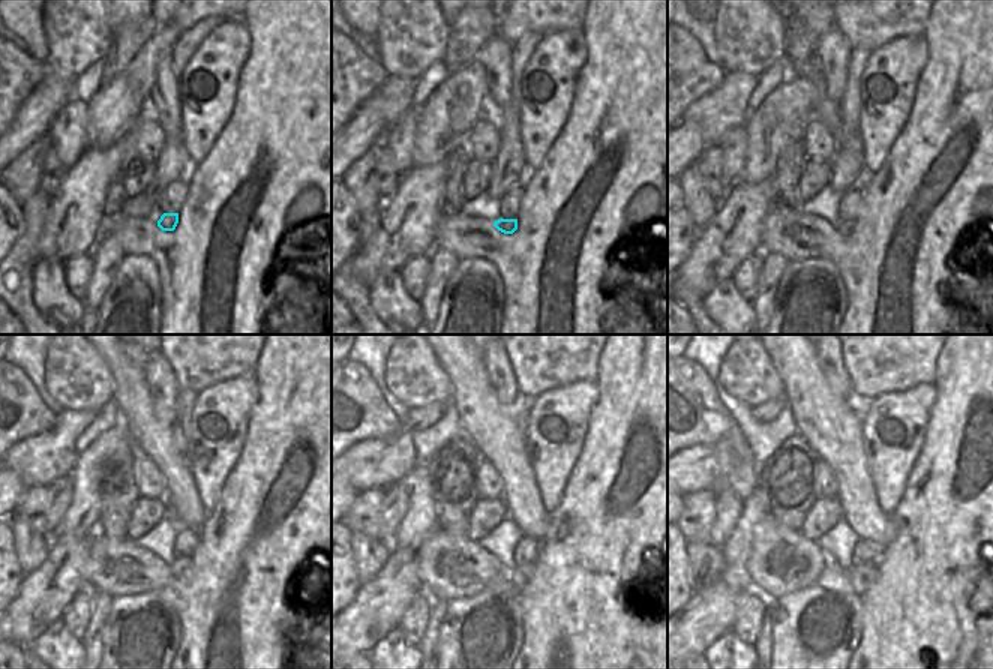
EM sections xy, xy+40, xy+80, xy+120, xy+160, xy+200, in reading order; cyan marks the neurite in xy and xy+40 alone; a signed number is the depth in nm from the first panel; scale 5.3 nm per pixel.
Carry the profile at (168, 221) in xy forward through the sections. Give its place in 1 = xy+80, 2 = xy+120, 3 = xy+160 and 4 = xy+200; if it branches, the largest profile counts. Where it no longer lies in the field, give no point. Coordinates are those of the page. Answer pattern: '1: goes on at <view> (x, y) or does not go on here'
1: goes on at xy+80 (845, 227)
2: goes on at xy+120 (179, 564)
3: goes on at xy+160 (521, 576)
4: goes on at xy+200 (863, 576)

